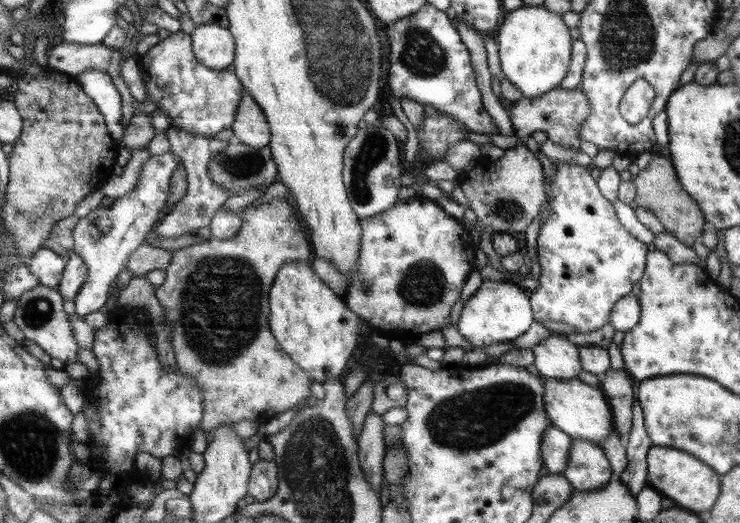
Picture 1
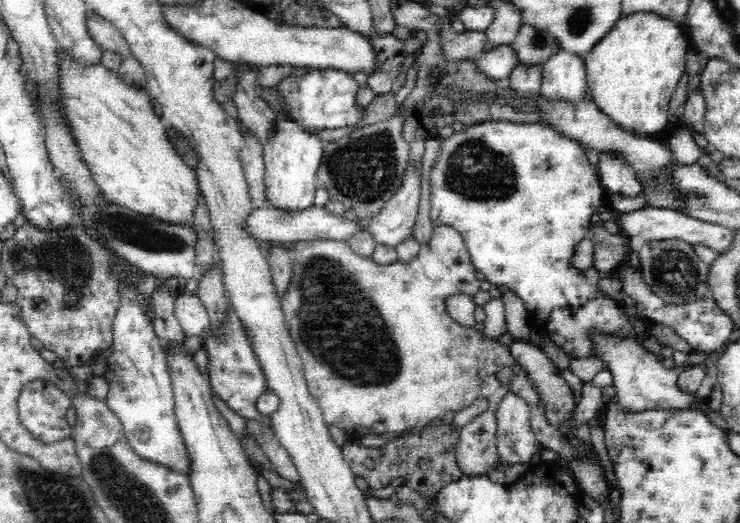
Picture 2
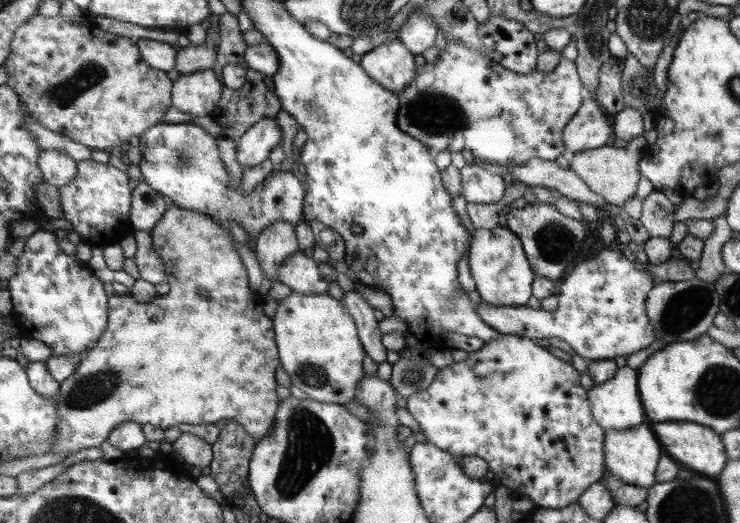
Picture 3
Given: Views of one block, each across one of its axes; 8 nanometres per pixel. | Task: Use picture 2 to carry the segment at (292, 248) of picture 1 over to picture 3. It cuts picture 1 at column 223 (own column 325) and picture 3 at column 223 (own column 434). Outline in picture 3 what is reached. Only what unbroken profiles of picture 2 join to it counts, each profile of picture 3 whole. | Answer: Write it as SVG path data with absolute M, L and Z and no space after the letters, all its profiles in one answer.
M171 203L166 208L157 222L154 222L153 228L148 232L151 239L151 248L160 258L160 263L164 268L164 281L169 284L169 291L161 297L155 298L155 303L163 310L163 318L160 322L152 322L147 316L147 303L135 302L131 294L119 295L114 293L109 298L109 321L103 336L98 342L92 344L81 357L81 364L75 369L75 372L66 380L58 384L58 398L56 399L56 421L54 424L55 436L53 444L49 446L51 455L71 455L82 449L98 448L100 444L110 437L111 430L122 422L133 422L135 424L151 424L165 430L169 427L177 427L178 424L215 424L217 420L229 420L243 427L246 432L253 438L254 442L259 442L265 438L265 434L271 432L270 426L274 420L275 409L278 408L277 396L275 396L275 368L277 368L277 350L273 342L273 330L271 330L271 320L263 314L263 304L257 294L249 290L247 284L247 274L245 268L239 260L239 254L233 248L233 238L231 233L218 224L213 224L208 216L203 216L192 210L185 210L182 207L175 206Z

